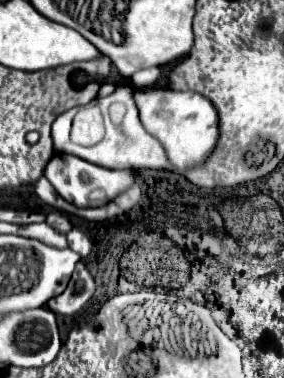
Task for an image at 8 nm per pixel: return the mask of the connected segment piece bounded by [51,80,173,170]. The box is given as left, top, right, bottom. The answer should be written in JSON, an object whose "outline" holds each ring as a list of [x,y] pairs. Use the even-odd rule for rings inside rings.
{"outline":[[[123,80],[115,84],[115,92],[111,96],[94,99],[89,104],[79,106],[82,107],[80,110],[73,108],[63,112],[51,130],[53,148],[57,152],[73,154],[105,168],[109,166],[137,170],[173,170],[165,160],[165,150],[161,148],[161,144],[153,136],[149,136],[149,132],[145,132],[143,124],[139,122],[139,110],[133,100],[133,94],[135,86],[129,80]]]}

